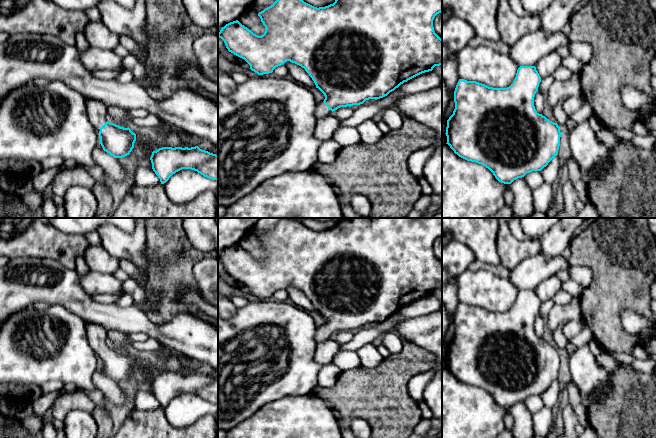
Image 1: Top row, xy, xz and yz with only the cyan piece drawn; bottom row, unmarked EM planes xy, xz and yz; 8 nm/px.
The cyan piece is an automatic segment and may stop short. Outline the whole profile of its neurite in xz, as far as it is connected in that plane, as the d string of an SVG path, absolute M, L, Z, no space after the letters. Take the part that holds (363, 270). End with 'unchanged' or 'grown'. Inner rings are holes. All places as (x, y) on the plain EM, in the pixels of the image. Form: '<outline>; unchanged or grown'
M281 218L271 230L258 237L261 246L266 252L263 259L258 260L254 258L236 244L222 251L218 257L218 261L224 265L229 276L244 283L250 289L250 293L258 299L272 297L276 291L283 289L287 285L304 292L314 305L316 312L325 320L323 326L316 328L315 341L317 344L320 344L333 338L333 336L340 331L351 331L353 329L363 328L369 323L377 324L383 322L404 306L422 297L432 295L435 290L442 289L442 263L435 257L433 251L435 240L441 236L442 218L345 218L335 223L333 228L319 232L304 226L298 221Z; grown

